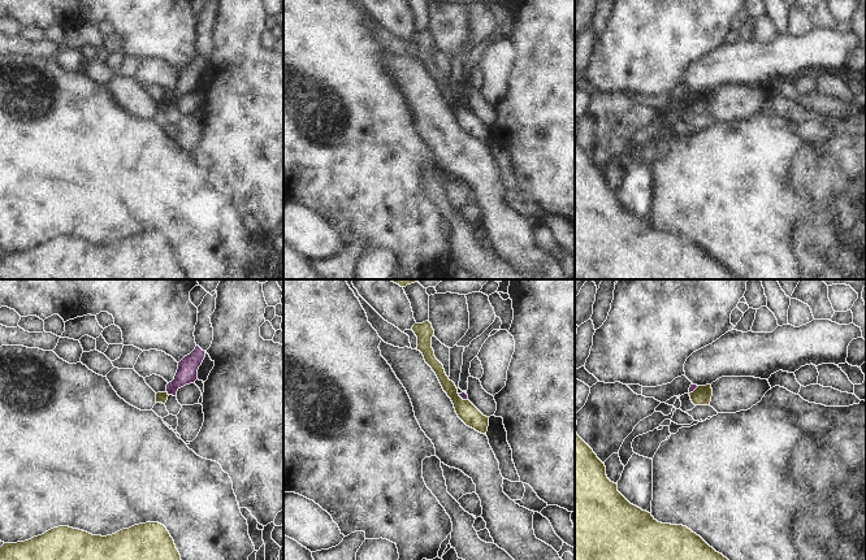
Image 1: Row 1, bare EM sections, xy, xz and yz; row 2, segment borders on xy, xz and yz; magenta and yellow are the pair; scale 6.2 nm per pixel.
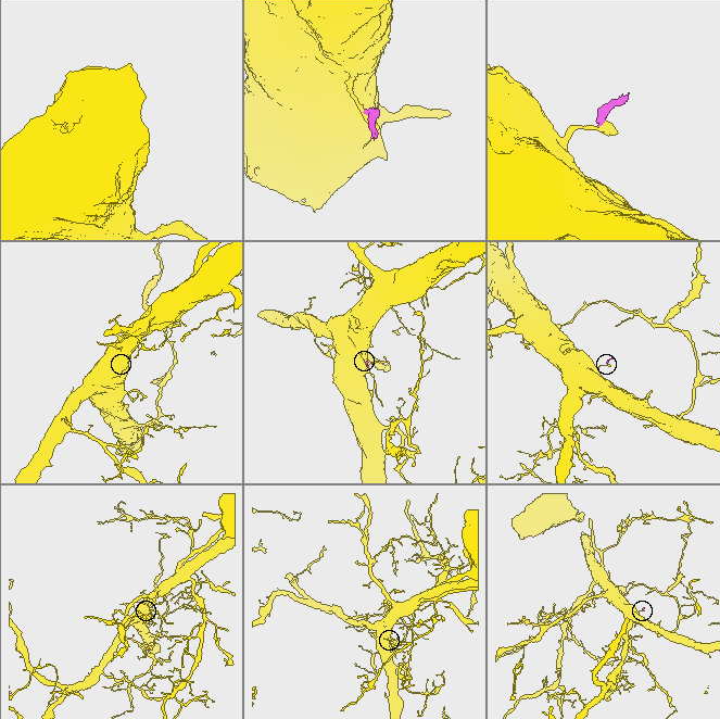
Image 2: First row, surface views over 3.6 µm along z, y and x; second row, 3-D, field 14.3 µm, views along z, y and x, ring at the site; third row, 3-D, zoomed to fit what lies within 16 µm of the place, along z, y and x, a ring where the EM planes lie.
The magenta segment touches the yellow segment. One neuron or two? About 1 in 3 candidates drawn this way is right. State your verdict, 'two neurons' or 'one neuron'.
two neurons

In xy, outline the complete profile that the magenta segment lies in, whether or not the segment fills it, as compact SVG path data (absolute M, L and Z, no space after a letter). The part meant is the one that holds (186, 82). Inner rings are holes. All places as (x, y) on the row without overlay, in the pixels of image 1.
M199 55L195 58L185 65L178 71L178 78L174 84L174 88L166 94L168 104L177 104L177 100L190 92L194 92L198 88L198 78L202 74L205 66L205 60L203 60Z

